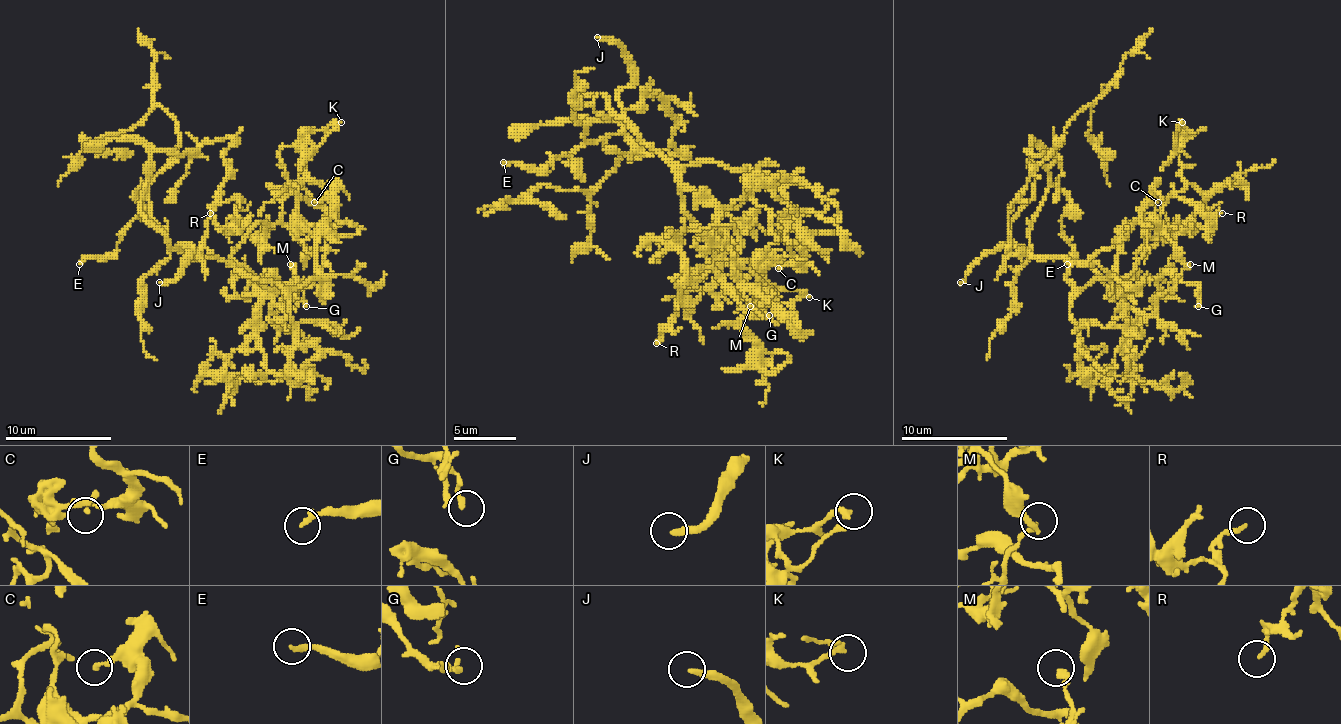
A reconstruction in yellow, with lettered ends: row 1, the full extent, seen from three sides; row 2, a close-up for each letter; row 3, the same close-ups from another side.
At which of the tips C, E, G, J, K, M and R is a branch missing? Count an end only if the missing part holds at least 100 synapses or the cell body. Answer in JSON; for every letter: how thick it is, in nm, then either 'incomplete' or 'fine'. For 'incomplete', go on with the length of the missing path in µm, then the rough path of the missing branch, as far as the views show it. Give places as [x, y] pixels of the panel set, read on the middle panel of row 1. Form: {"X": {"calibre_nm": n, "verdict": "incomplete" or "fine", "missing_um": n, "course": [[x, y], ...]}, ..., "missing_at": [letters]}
{"C": {"calibre_nm": 140, "verdict": "fine"}, "E": {"calibre_nm": 240, "verdict": "fine"}, "G": {"calibre_nm": 180, "verdict": "fine"}, "J": {"calibre_nm": 240, "verdict": "incomplete", "missing_um": 35, "course": [[597, 37], [594, 34], [616, 37], [634, 31], [653, 31], [681, 43], [741, 50], [741, 53], [741, 40]]}, "K": {"calibre_nm": 180, "verdict": "fine"}, "M": {"calibre_nm": 220, "verdict": "fine"}, "R": {"calibre_nm": 180, "verdict": "fine"}, "missing_at": ["J"]}

